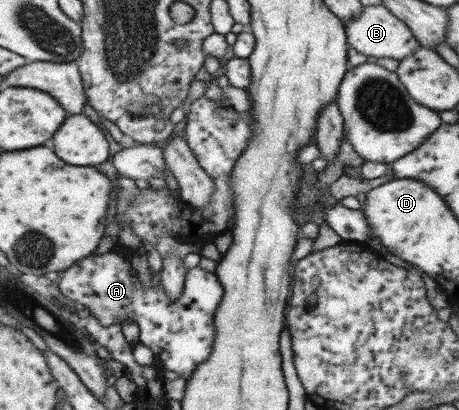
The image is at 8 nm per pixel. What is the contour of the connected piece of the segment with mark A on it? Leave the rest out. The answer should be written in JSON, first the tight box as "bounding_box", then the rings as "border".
{"bounding_box":[58,246,223,379],"border":[[[125,246],[104,254],[85,256],[63,271],[63,278],[58,283],[59,289],[72,304],[79,302],[85,308],[89,308],[90,314],[93,314],[102,326],[122,325],[124,320],[135,322],[140,330],[139,342],[153,351],[163,368],[177,372],[179,376],[187,379],[199,364],[203,364],[209,358],[213,350],[213,316],[223,298],[223,285],[215,272],[210,273],[199,266],[194,267],[187,271],[181,295],[177,299],[171,299],[163,285],[145,288],[137,275],[133,275],[136,271],[131,267],[131,259],[132,252]]]}

